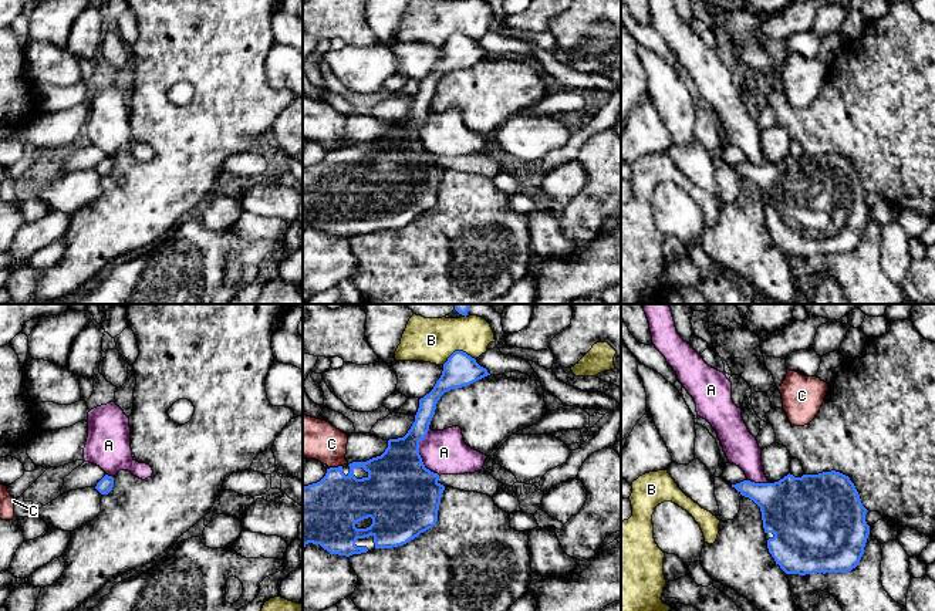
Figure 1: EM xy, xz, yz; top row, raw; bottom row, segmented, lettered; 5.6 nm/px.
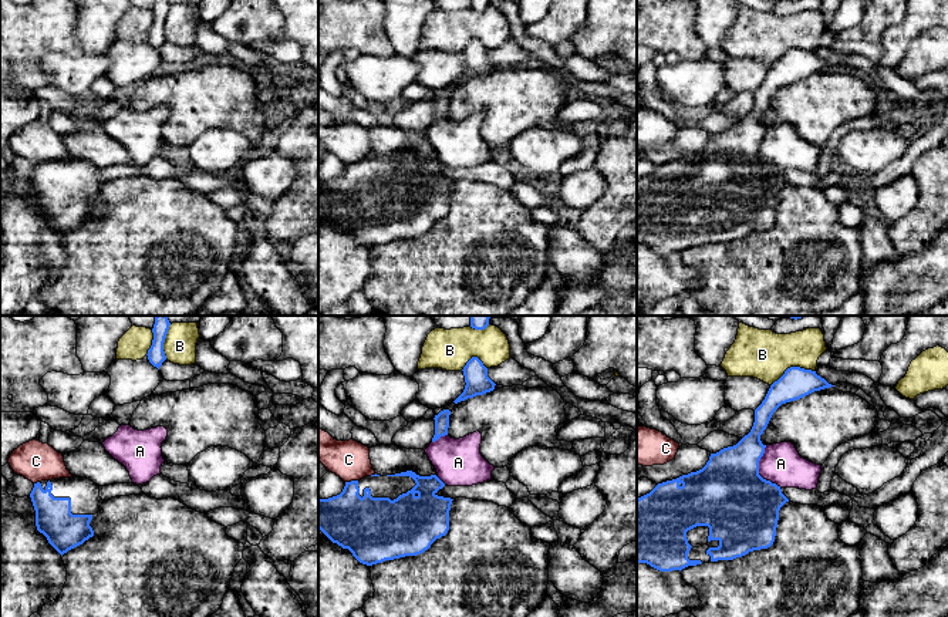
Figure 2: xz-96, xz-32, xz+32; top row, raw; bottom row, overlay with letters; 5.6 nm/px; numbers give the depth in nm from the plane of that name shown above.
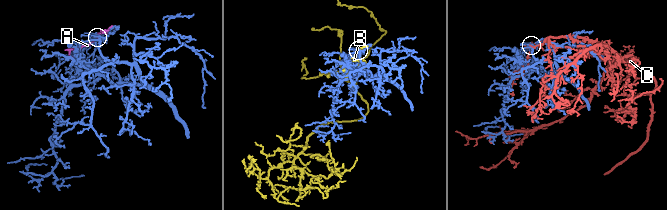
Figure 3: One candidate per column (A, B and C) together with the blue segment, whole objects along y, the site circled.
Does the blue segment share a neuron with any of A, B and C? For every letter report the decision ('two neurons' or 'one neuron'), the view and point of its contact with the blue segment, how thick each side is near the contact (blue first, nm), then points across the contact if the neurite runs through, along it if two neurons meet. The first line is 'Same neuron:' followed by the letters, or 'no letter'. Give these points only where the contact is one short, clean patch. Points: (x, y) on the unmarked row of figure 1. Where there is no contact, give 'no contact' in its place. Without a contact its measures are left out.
Same neuron: no letter
A: two neurons; meets blue in xz at (419, 137); 420 nm thick on the blue side, 260 nm on the other
B: two neurons; meets blue in xz at (458, 33); 190 nm thick on the blue side, 260 nm on the other
C: two neurons; meets blue in xz at (336, 149); 340 nm thick on the blue side, 220 nm on the other

